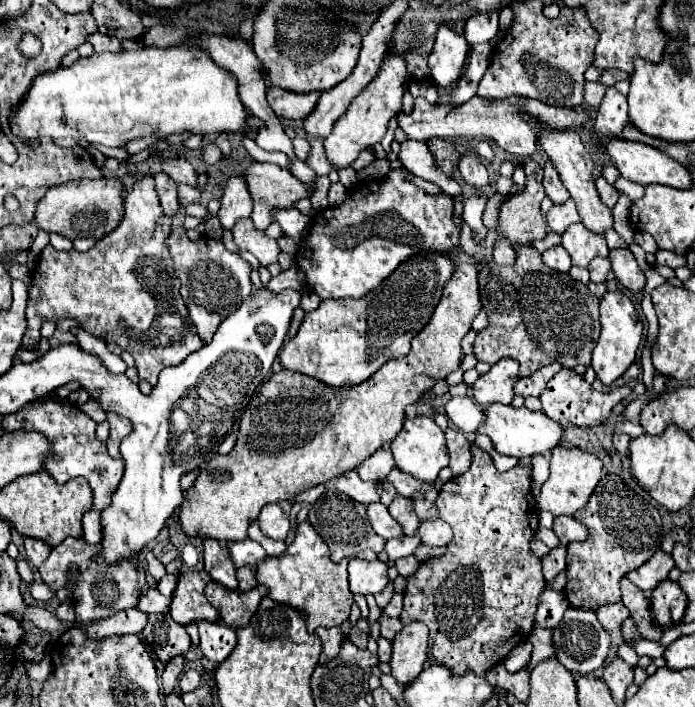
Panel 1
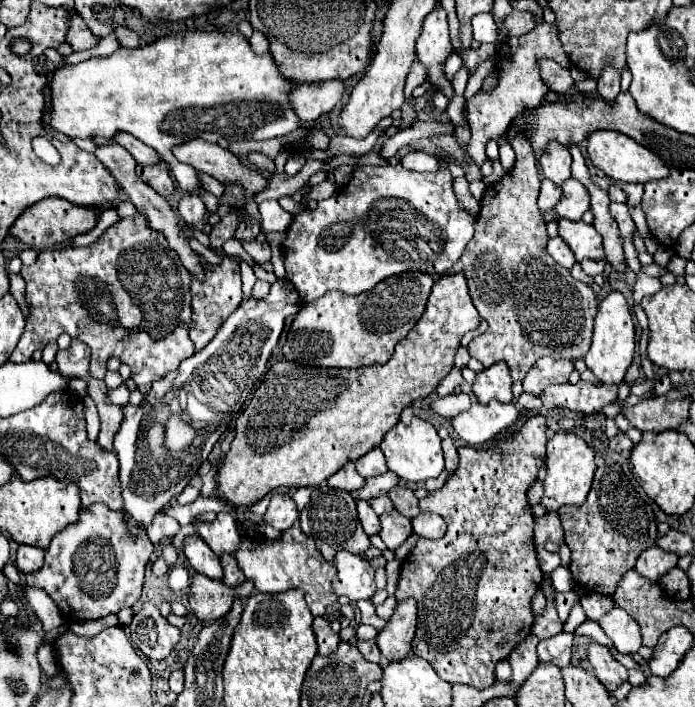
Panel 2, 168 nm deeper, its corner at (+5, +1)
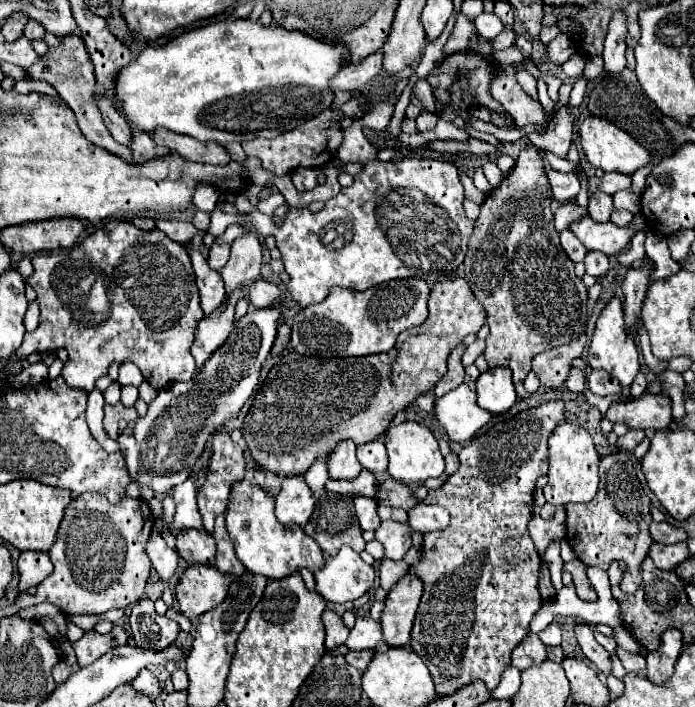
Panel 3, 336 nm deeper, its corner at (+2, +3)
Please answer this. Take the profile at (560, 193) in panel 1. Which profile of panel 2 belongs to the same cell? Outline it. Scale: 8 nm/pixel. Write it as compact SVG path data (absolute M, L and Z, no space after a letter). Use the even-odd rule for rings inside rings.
M549 141L541 159L539 159L541 171L547 179L551 179L557 185L563 185L565 179L571 177L571 155L565 145L559 141Z

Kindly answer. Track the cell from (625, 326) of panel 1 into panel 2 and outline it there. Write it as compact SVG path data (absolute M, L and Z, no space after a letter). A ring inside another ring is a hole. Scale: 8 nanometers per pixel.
M613 291L599 303L593 341L591 341L591 349L585 355L585 363L601 383L621 383L625 377L625 371L633 363L633 353L635 353L633 317L629 313L625 297L617 291Z

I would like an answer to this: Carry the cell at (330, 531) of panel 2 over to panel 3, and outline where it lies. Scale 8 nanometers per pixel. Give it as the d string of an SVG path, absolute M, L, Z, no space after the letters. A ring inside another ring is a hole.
M326 491L316 501L316 509L304 527L304 531L322 547L324 555L328 557L334 557L340 551L340 545L350 545L356 553L360 553L366 545L352 501L352 497L340 497L338 493Z

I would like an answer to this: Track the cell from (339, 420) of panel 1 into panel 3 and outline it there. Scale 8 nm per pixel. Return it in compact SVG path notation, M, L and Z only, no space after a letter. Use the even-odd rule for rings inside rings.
M458 277L458 279L448 279L448 281L434 283L432 293L430 293L430 301L428 301L428 309L430 309L428 319L426 319L420 327L414 327L414 329L404 331L402 335L406 335L406 337L402 337L402 339L396 343L396 347L390 349L388 353L368 355L368 357L346 357L346 359L340 359L340 357L318 359L318 357L304 357L304 355L294 353L294 351L286 353L286 355L270 369L270 373L266 375L264 383L260 385L258 393L254 395L252 407L250 407L250 411L248 411L248 415L244 417L244 423L242 423L242 435L244 435L246 445L248 445L248 447L246 447L246 449L248 449L248 457L250 457L250 461L254 463L254 467L264 469L264 471L272 471L272 473L276 473L276 475L280 475L280 477L298 477L298 475L304 475L304 473L310 469L310 465L312 465L318 457L328 459L340 441L352 439L356 445L362 445L362 443L370 443L372 439L378 439L378 437L388 429L390 421L396 417L398 411L406 409L414 399L418 399L420 395L424 395L424 393L428 393L430 389L434 389L434 385L444 377L444 373L446 373L446 369L448 369L446 361L448 361L450 351L456 349L456 347L464 341L466 335L478 333L478 331L480 331L480 327L486 323L486 311L484 311L484 307L478 303L478 299L472 295L472 289L468 287L466 279L460 279L460 277Z

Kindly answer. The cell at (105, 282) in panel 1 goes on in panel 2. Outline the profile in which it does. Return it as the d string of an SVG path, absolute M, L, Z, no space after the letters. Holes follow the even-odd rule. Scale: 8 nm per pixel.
M141 213L131 219L121 219L89 247L67 245L63 249L39 251L37 261L31 267L21 269L21 277L27 283L25 297L31 303L31 315L27 317L25 333L9 357L13 363L29 361L35 349L45 349L47 343L55 341L61 333L67 333L71 339L79 339L91 347L89 375L93 379L103 379L107 359L117 357L131 367L137 389L147 395L153 381L163 379L169 371L175 371L183 359L195 353L189 339L191 275L185 271L179 255L165 243L165 237L159 231L153 231Z

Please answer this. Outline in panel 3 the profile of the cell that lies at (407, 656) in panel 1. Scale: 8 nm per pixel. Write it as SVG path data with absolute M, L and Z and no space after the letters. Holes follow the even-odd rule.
M404 575L388 593L386 609L382 613L380 625L384 641L390 647L408 647L410 629L422 595L422 583L414 575Z

